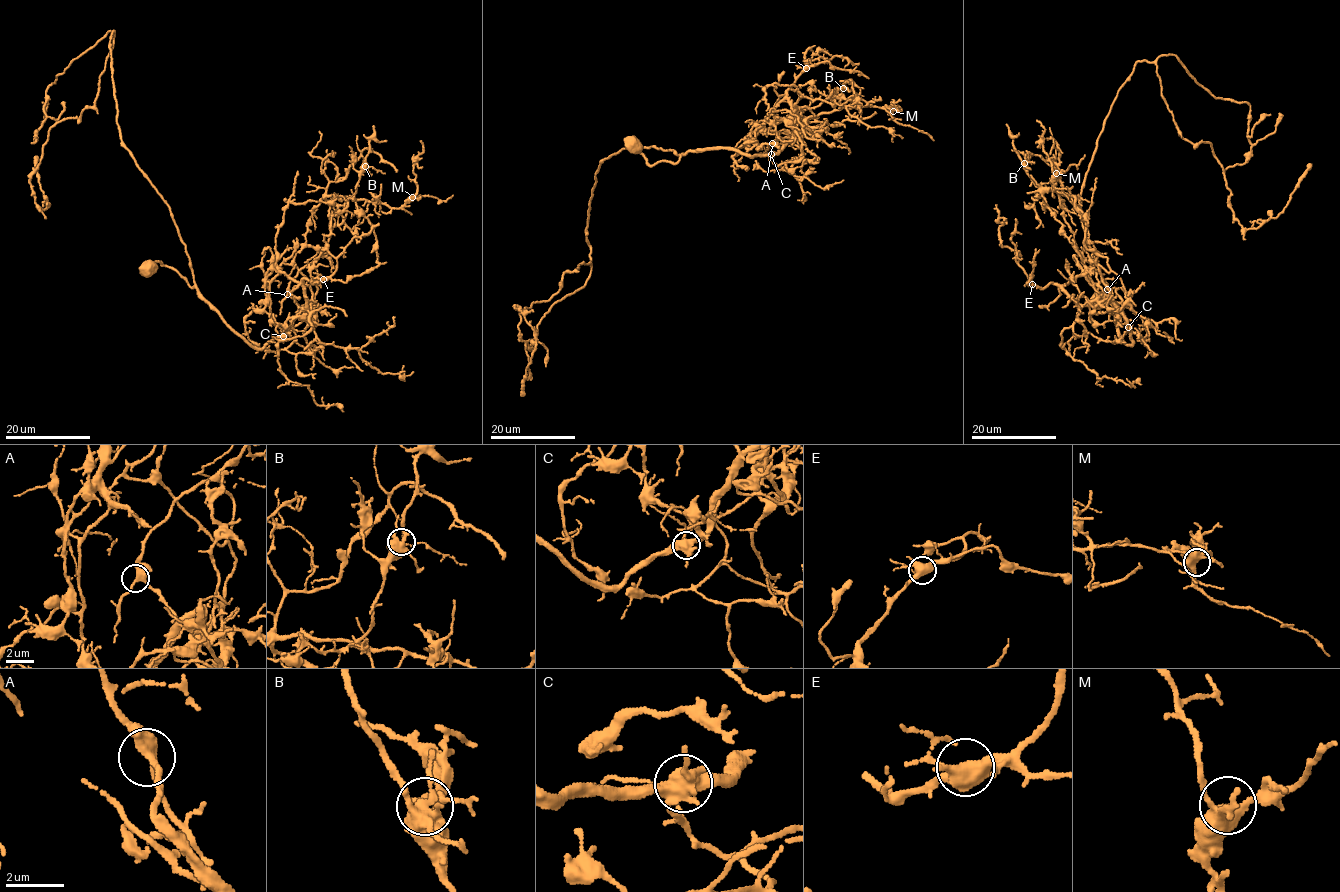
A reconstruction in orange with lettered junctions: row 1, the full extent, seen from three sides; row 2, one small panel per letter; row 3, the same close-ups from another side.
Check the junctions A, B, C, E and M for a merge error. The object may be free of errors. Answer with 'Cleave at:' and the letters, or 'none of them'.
Cleave at: C

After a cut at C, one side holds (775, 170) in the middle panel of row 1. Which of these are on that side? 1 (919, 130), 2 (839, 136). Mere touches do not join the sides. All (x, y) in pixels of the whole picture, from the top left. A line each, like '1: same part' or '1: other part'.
1: same part
2: same part

